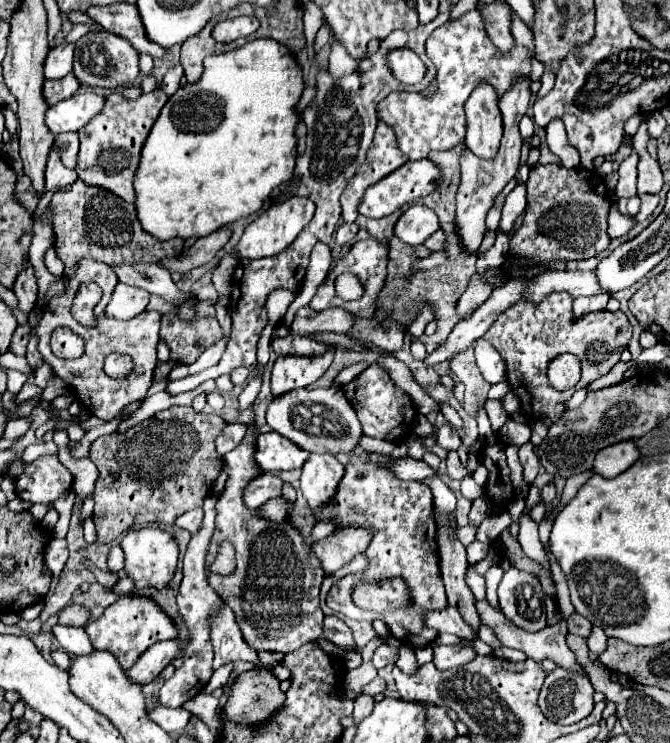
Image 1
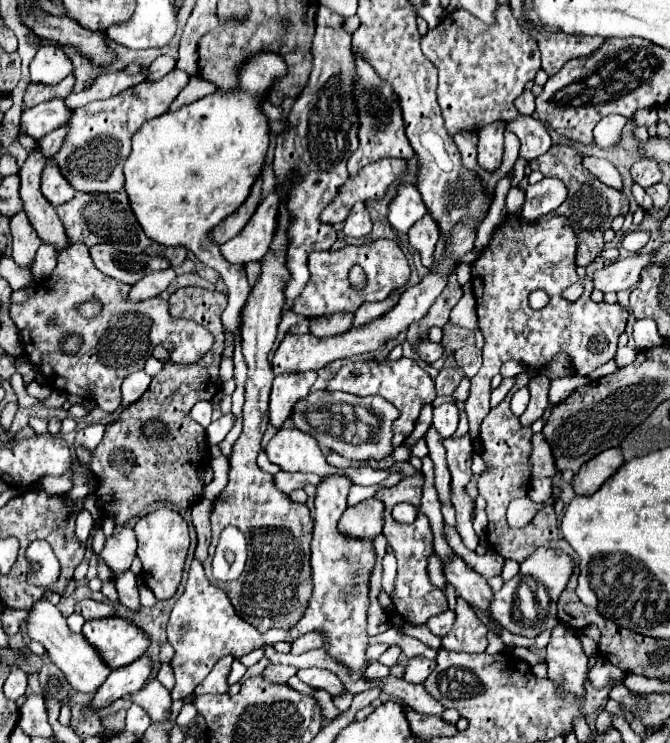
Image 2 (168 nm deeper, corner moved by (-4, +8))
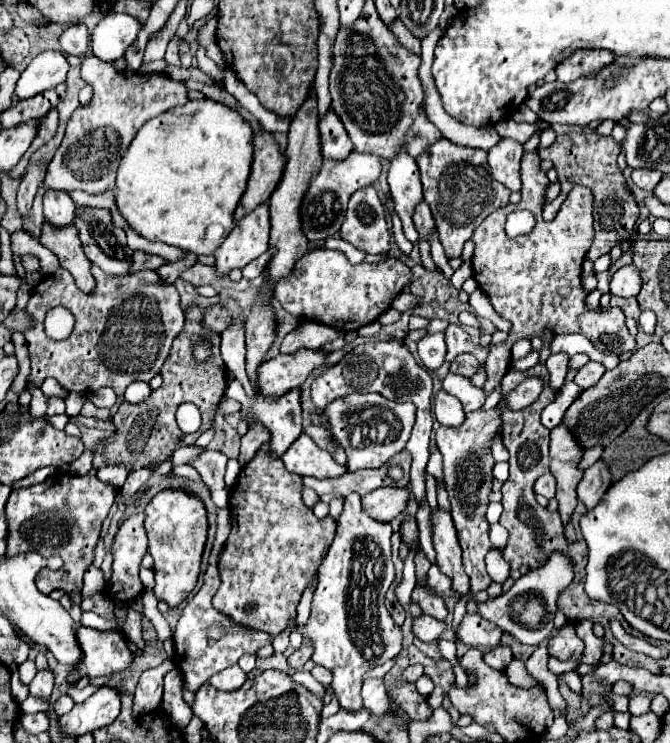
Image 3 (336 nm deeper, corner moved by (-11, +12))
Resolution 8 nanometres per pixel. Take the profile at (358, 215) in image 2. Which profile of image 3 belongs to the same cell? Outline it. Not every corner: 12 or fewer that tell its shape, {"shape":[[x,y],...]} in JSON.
{"shape":[[373,186],[351,196],[339,234],[367,254],[389,252]]}

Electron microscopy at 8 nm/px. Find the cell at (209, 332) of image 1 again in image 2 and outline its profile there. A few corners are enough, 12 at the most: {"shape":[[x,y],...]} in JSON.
{"shape":[[180,288],[170,316],[208,328],[194,364],[168,364],[106,426],[98,512],[190,508],[210,462],[190,418],[222,388],[226,294]]}

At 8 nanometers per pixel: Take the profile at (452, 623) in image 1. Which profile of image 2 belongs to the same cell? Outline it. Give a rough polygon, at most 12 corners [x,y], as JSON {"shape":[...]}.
{"shape":[[452,610],[430,618],[426,625],[433,634],[446,636],[456,622]]}

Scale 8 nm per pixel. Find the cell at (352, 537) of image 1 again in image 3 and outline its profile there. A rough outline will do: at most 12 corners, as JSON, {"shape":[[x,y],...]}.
{"shape":[[385,486],[363,496],[363,510],[381,522],[405,512],[409,490]]}

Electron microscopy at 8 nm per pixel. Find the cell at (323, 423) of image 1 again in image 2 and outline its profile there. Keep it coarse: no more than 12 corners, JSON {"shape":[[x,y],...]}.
{"shape":[[318,390],[292,424],[348,460],[392,452],[398,410],[380,396]]}

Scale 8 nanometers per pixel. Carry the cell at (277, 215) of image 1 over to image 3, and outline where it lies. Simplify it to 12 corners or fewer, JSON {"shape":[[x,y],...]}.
{"shape":[[269,206],[243,216],[213,252],[215,276],[269,248]]}

